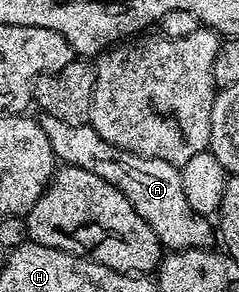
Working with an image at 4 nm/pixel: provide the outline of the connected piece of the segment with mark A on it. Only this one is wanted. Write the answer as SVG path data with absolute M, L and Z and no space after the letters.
M43 114L38 119L38 124L45 132L45 136L49 136L49 148L53 148L56 159L62 165L85 168L85 172L93 172L97 176L101 176L101 180L113 184L125 196L125 200L129 200L129 204L133 204L133 208L145 220L145 224L149 224L149 228L153 228L153 232L157 232L159 243L162 246L176 251L188 248L207 248L212 245L212 223L210 226L204 215L189 208L189 200L185 200L185 188L183 187L180 167L169 164L165 160L142 158L139 154L117 148L103 139L89 124L86 126L65 124L65 120L57 120L57 116L49 116L48 114Z

